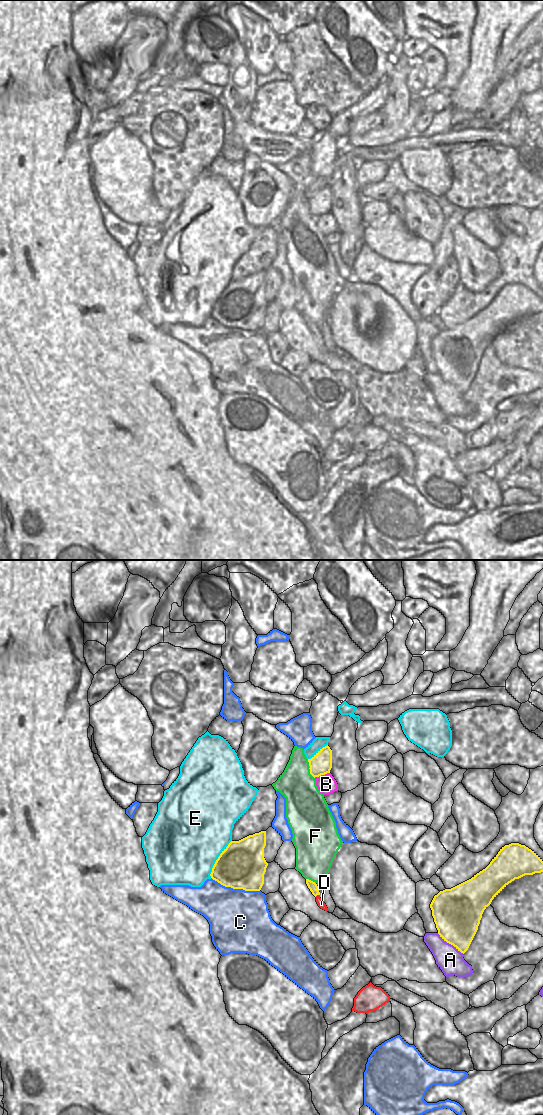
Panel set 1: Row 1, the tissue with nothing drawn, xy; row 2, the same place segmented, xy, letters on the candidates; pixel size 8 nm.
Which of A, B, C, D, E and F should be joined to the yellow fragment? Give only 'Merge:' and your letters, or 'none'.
Merge: none.

